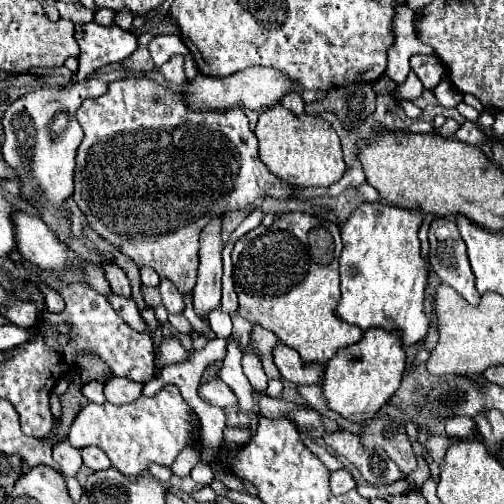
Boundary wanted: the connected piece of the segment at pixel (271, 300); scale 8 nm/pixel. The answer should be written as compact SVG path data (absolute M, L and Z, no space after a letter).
M281 212L273 226L263 228L261 224L253 228L235 242L231 252L239 314L251 324L275 332L277 338L295 348L305 362L325 364L339 348L355 344L363 336L363 330L335 316L341 296L341 248L339 226L307 212Z

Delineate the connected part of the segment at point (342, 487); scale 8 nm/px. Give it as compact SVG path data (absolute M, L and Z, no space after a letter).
M337 470L337 472L329 474L329 486L331 486L331 492L345 494L355 488L355 480L347 470Z

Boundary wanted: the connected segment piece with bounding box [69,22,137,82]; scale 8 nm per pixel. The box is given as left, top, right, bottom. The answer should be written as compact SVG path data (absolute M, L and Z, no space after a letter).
M95 22L83 24L79 28L75 26L75 38L81 46L79 70L71 76L69 82L83 82L99 66L123 62L137 50L137 36L121 30L115 24L111 28L103 28Z

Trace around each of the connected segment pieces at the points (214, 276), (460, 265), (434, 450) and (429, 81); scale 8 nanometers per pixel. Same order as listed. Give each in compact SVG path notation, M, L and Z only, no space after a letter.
M223 216L209 222L209 226L201 234L201 264L199 264L199 276L197 286L193 290L193 308L195 314L205 320L211 310L219 306L221 300L221 220Z
M435 218L429 226L429 246L429 260L439 280L457 290L469 304L479 304L481 296L475 290L475 276L455 220Z
M431 434L431 436L427 438L427 444L425 444L425 446L427 446L427 452L431 454L431 458L441 466L447 448L449 448L453 442L457 442L457 440L461 440L461 438L451 438L451 436L445 436L445 434Z
M423 54L411 56L411 70L419 76L425 90L429 92L433 92L433 88L441 82L443 66L439 64L437 56L423 56Z

